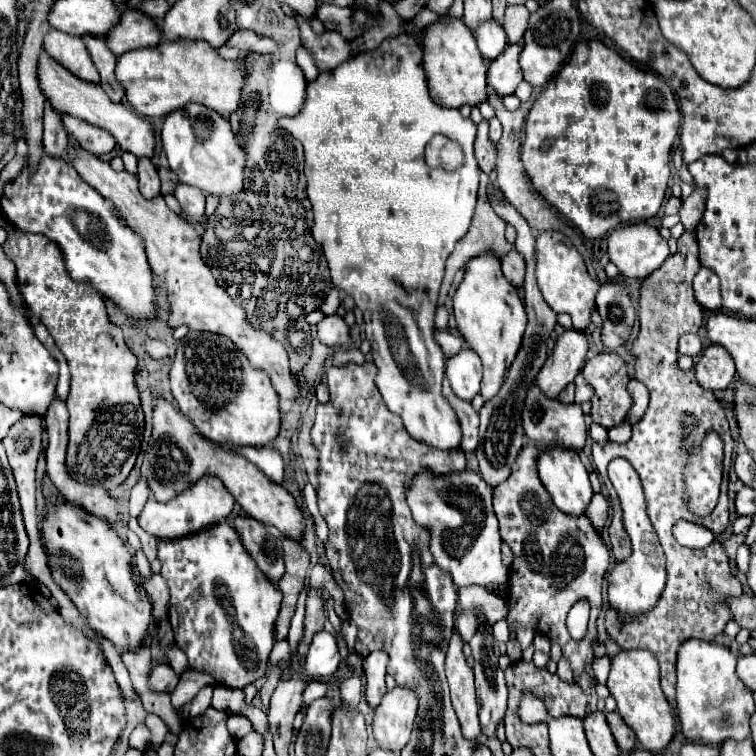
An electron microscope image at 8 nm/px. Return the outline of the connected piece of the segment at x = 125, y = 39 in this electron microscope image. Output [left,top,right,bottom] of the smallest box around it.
[103,10,161,56]

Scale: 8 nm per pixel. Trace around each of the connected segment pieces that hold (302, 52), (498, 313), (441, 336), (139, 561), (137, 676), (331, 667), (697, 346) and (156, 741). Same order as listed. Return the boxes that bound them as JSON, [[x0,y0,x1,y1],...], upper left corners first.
[[297,46,319,80],[453,250,527,402],[435,330,465,358],[135,550,153,578],[121,644,151,700],[305,630,341,678],[679,334,701,356],[145,714,168,750]]

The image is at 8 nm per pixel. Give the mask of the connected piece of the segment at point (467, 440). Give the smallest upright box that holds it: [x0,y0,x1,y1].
[442,376,479,452]

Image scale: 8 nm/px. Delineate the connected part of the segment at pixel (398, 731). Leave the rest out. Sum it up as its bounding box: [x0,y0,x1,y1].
[373,688,417,750]

